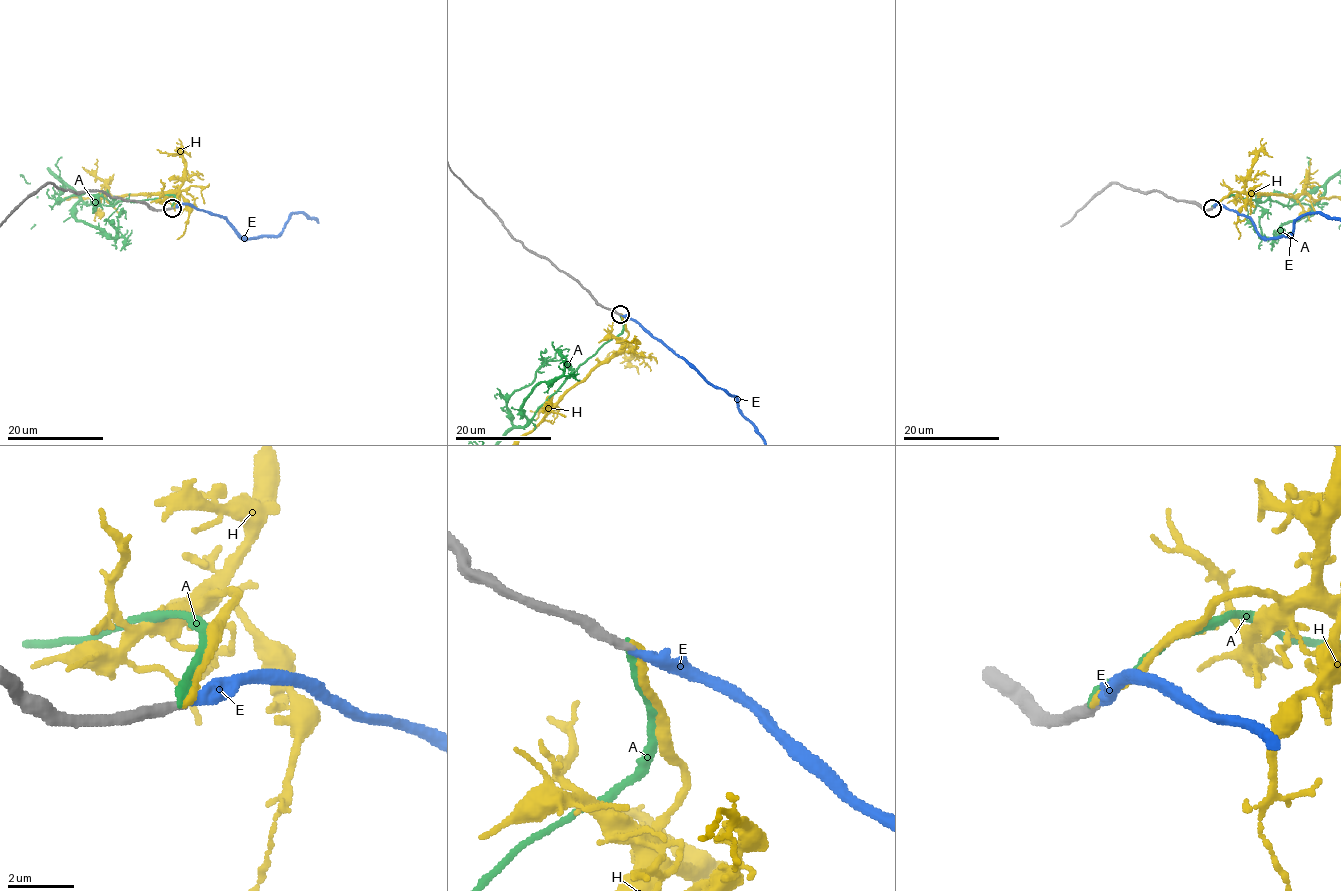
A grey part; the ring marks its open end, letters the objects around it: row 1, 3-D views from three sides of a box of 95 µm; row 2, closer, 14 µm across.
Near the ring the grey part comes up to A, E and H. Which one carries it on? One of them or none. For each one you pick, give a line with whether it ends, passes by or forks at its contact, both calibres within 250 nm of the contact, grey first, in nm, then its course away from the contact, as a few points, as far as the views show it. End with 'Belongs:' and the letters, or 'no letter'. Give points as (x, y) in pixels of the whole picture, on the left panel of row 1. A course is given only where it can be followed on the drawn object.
E: it ends; calibres 320 and 320 nm
Belongs: E

